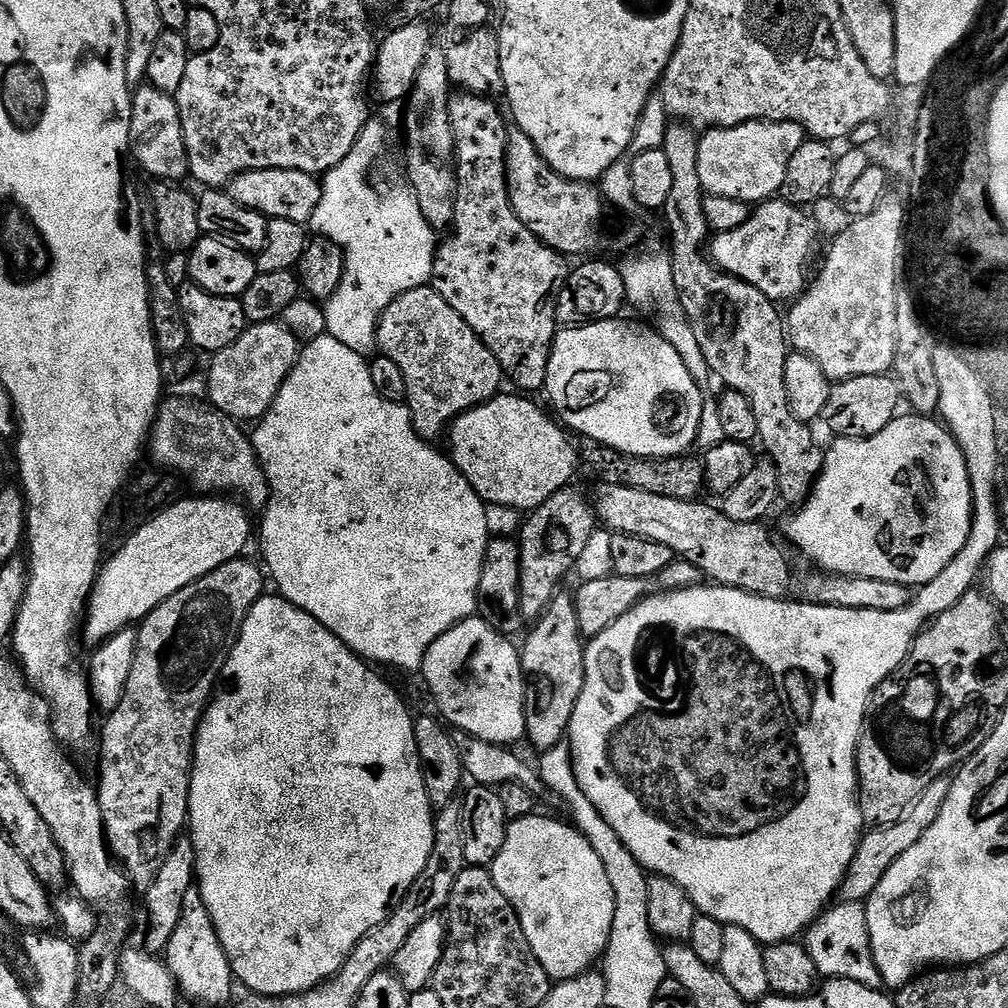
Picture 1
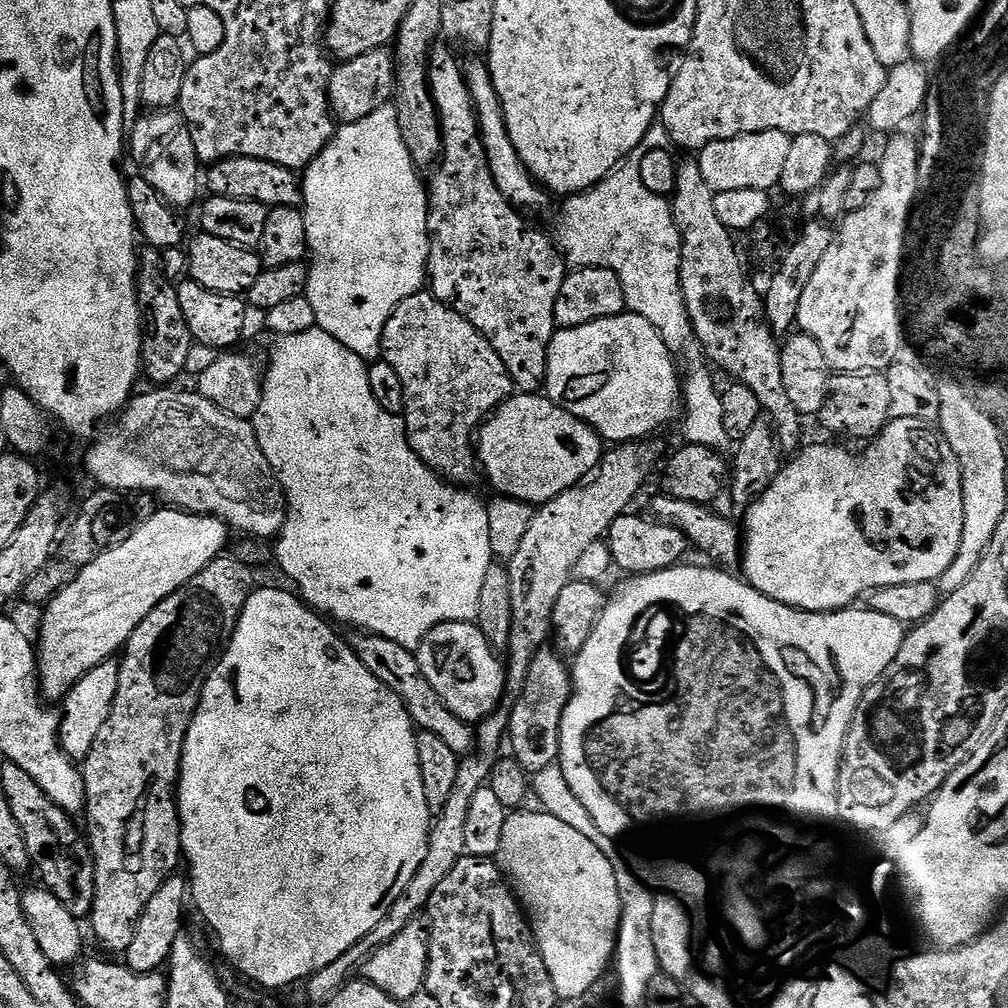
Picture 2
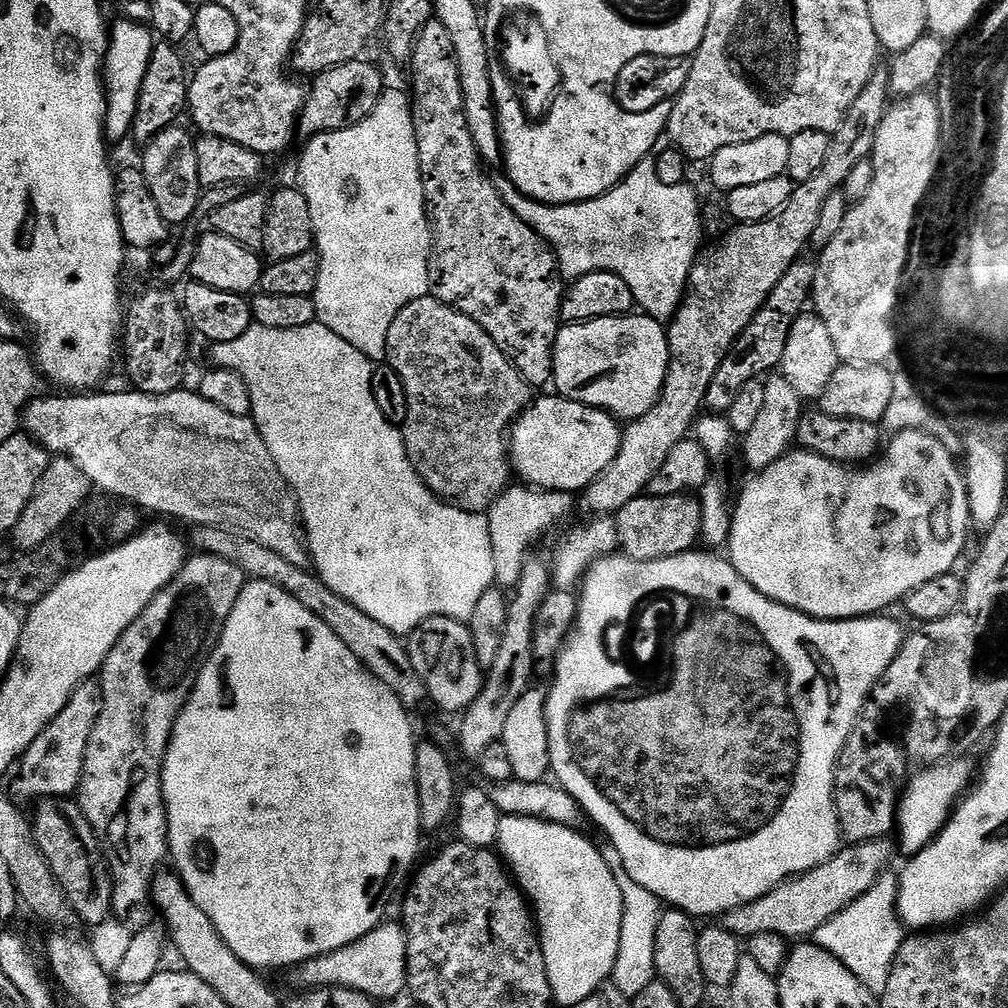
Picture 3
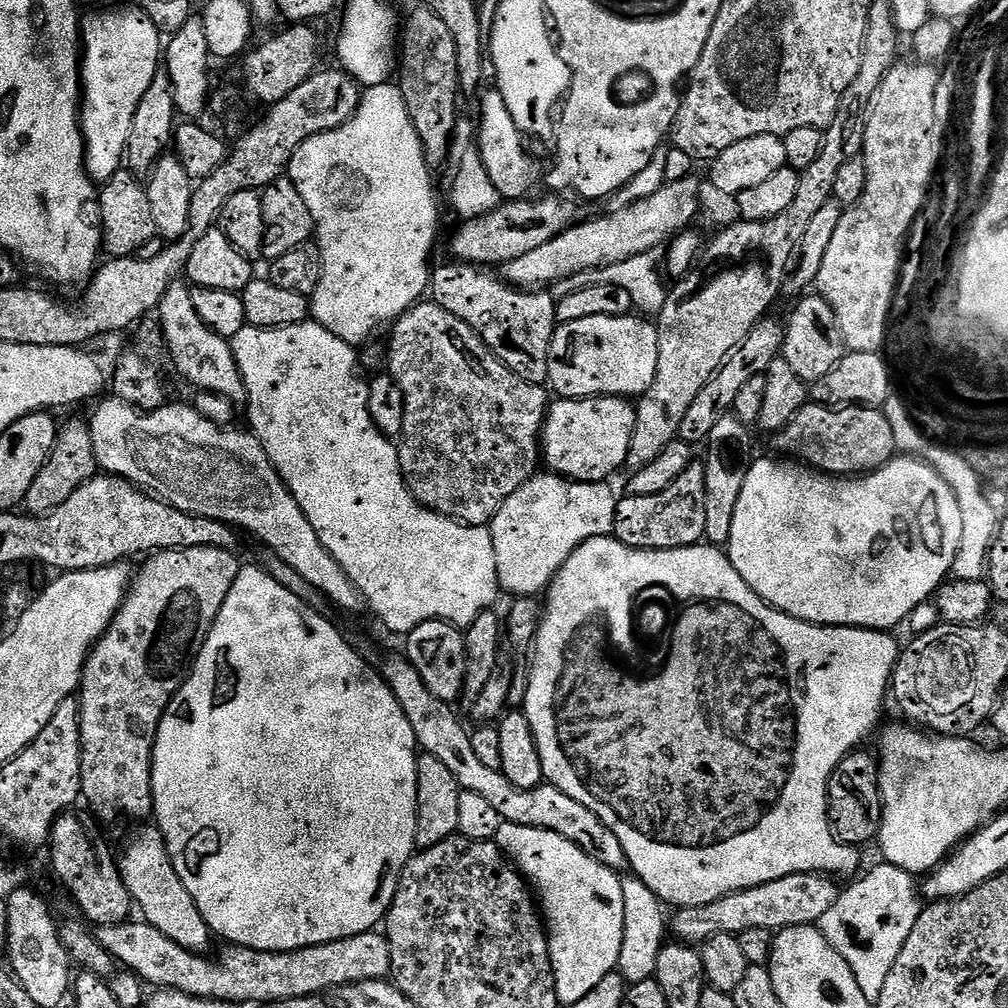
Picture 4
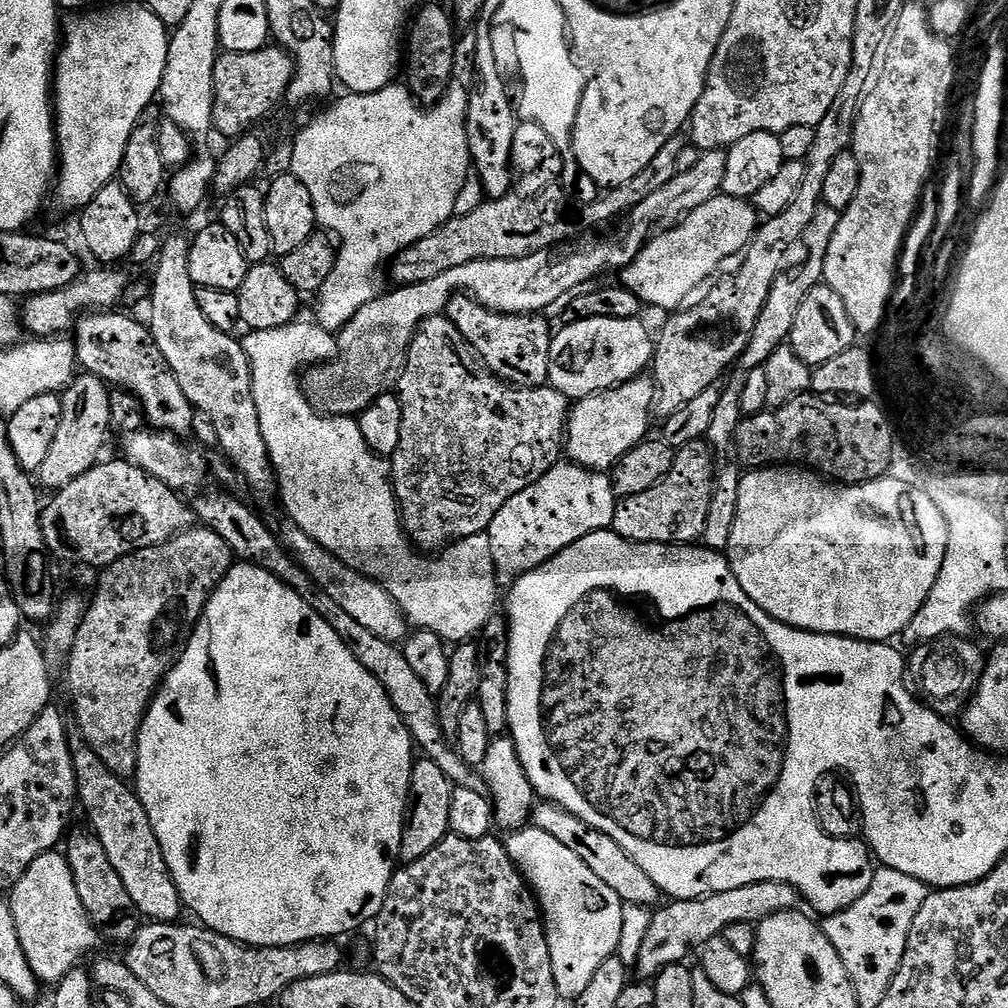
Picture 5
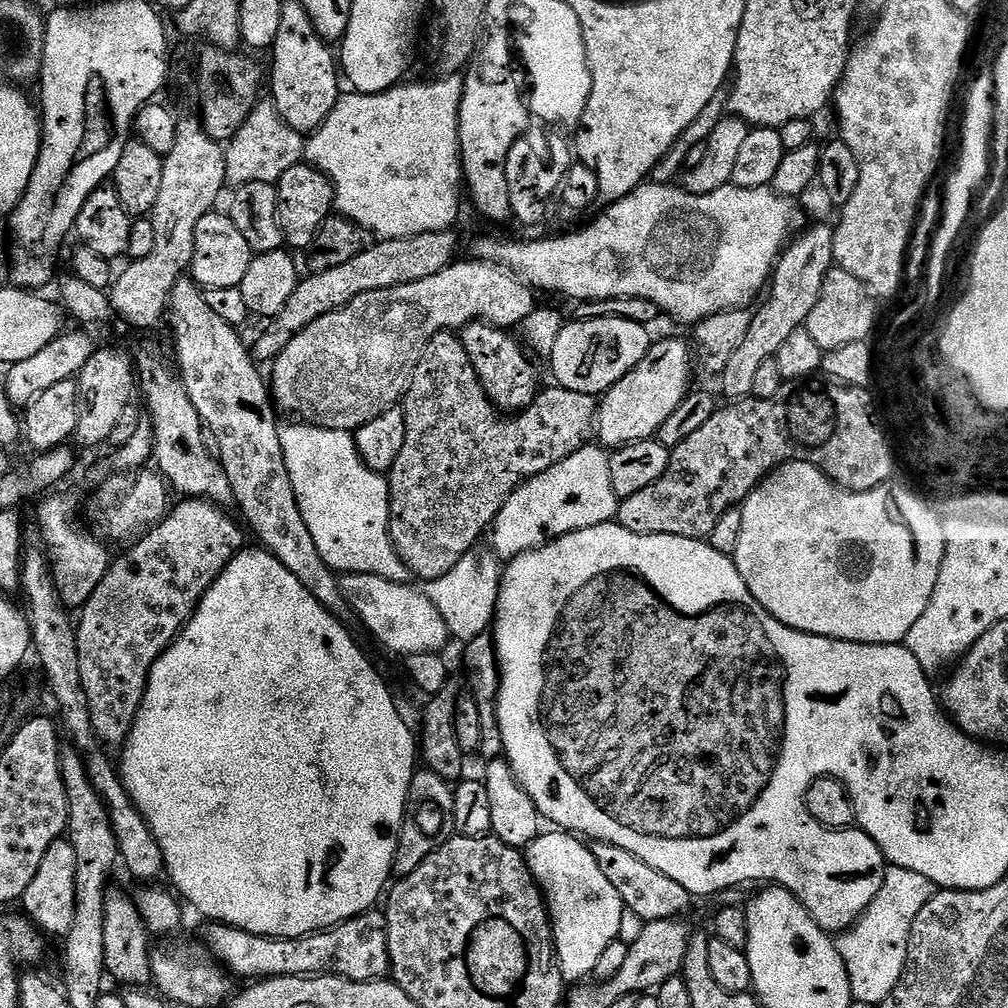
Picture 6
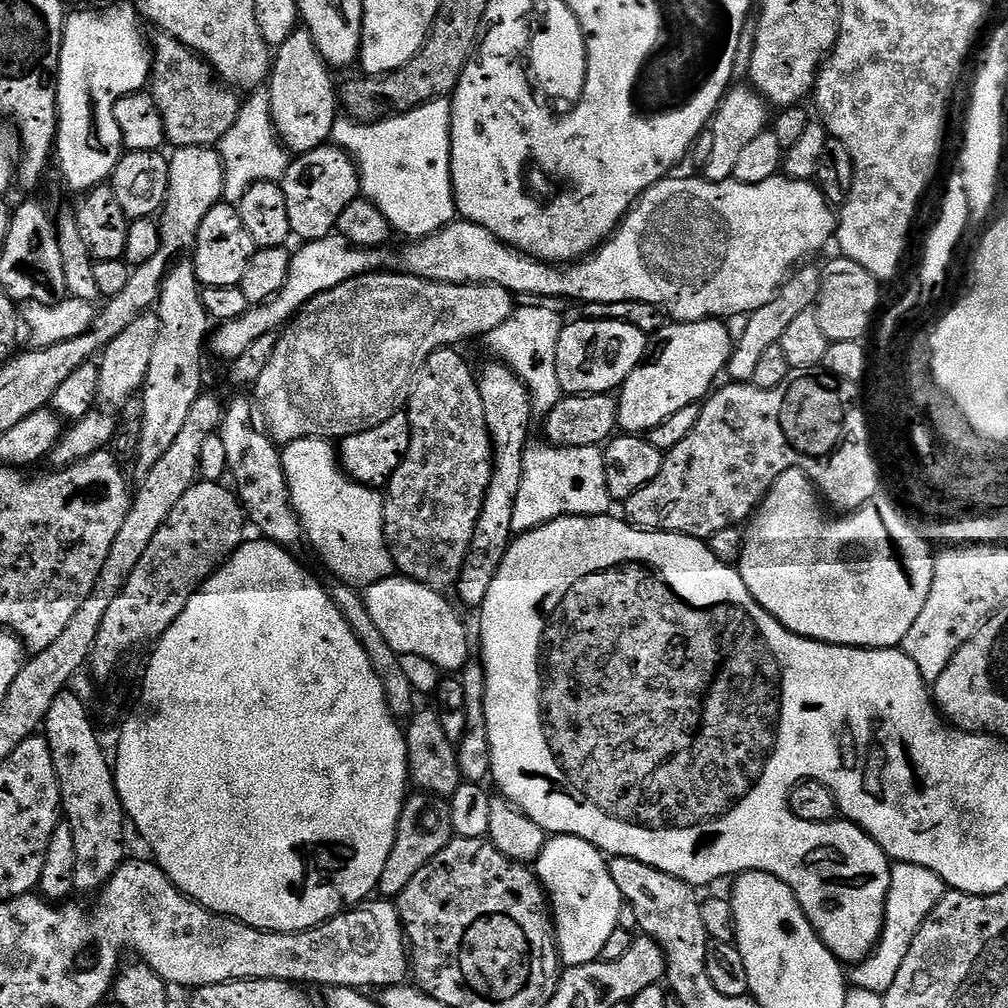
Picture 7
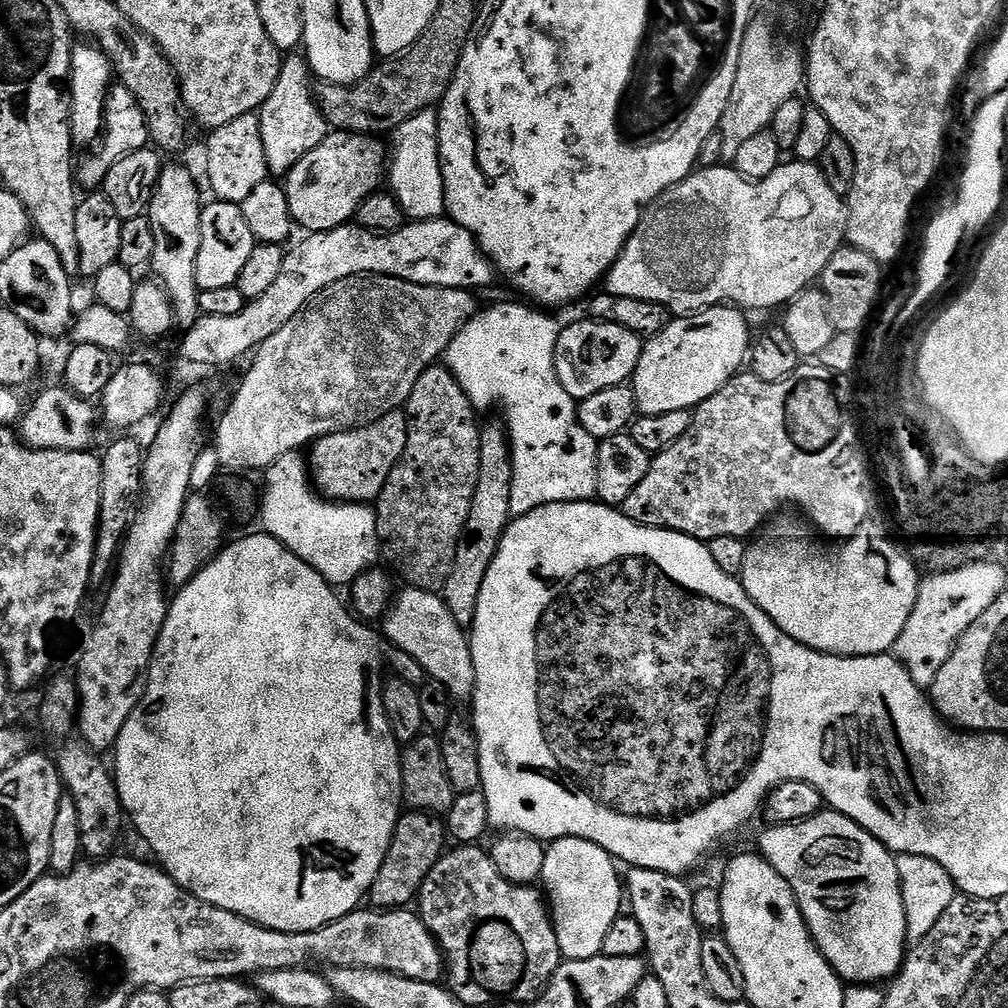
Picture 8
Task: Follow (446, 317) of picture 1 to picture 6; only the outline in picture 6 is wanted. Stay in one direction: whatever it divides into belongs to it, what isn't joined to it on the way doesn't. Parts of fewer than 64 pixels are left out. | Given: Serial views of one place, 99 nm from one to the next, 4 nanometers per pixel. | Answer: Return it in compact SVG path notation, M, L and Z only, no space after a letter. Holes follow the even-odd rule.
M440 332L434 339L428 341L426 350L422 358L416 363L416 368L412 371L412 378L408 381L408 392L404 395L402 407L406 418L406 442L402 442L402 454L398 454L398 462L394 462L392 471L387 473L388 481L388 501L390 502L390 518L388 519L388 533L392 539L394 550L398 558L408 567L409 573L420 580L431 582L450 574L458 562L473 551L472 548L480 540L480 535L487 533L491 529L492 523L496 520L496 515L502 510L502 506L508 497L520 487L522 481L530 476L537 476L550 466L570 458L580 448L589 443L588 435L591 437L596 423L596 413L598 411L597 397L590 394L582 394L574 390L566 390L559 386L551 386L539 393L536 400L529 408L524 409L519 414L501 414L490 402L486 390L482 390L482 382L478 382L478 374L474 366L470 366L470 358L462 346L459 335L451 332Z

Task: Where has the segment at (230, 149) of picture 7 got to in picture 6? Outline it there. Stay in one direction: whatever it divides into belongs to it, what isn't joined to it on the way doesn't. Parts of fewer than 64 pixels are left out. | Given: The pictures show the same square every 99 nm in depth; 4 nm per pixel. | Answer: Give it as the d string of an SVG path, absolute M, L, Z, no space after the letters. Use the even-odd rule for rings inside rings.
M261 100L225 147L227 185L237 188L250 182L279 183L282 175L304 160L306 144L303 133L285 124L270 100Z

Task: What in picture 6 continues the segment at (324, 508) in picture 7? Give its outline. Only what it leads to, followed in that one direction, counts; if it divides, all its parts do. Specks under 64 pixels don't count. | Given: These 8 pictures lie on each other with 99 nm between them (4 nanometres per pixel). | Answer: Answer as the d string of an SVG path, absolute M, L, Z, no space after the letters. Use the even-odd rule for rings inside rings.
M288 422L280 430L280 441L282 442L282 454L286 458L286 470L290 470L290 486L294 486L294 498L298 498L298 510L302 510L302 518L306 522L306 530L310 530L310 538L314 538L314 546L318 546L318 554L322 554L324 561L332 567L337 574L347 574L357 572L358 574L374 574L378 578L393 580L399 584L405 583L409 579L408 567L398 558L398 554L392 545L392 539L388 533L388 519L390 518L390 502L388 501L388 481L381 473L371 472L366 466L366 462L360 456L360 451L356 449L356 438L353 433L342 430L326 430L318 428L313 424L303 422Z

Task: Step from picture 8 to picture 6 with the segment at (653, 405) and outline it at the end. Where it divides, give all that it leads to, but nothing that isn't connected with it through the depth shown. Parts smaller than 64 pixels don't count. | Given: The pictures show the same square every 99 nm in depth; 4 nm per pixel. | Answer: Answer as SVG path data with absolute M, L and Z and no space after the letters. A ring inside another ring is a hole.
M660 340L649 347L647 354L632 369L613 386L603 393L602 399L598 404L596 413L596 423L594 425L595 435L600 435L599 443L605 449L615 450L622 448L626 444L633 444L639 440L650 440L655 437L656 432L674 414L678 402L682 402L690 391L687 383L690 380L690 364L694 361L694 352L684 340Z

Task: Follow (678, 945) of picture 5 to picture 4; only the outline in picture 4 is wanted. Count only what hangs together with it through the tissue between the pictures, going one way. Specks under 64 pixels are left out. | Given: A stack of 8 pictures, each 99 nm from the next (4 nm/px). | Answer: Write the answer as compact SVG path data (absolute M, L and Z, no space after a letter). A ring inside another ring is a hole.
M799 872L798 874L790 874L786 878L774 878L774 882L766 882L759 884L753 888L746 890L738 890L726 894L718 902L710 902L706 906L690 906L689 908L681 908L675 913L676 917L671 917L670 932L672 932L677 941L699 946L705 940L710 939L714 934L721 932L722 934L739 934L742 930L770 930L777 933L781 928L789 928L790 926L813 926L819 925L822 914L826 914L826 910L830 910L830 906L834 906L834 902L839 898L841 889L836 888L837 881L828 874L817 874L814 872Z

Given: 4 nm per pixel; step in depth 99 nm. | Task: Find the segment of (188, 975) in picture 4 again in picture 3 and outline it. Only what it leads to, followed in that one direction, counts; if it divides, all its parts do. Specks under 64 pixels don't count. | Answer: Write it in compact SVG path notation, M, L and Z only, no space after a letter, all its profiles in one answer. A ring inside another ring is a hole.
M381 923L370 932L348 943L338 950L308 959L293 969L291 976L299 989L309 988L352 988L381 1002L403 994L408 980L408 937L403 925Z

